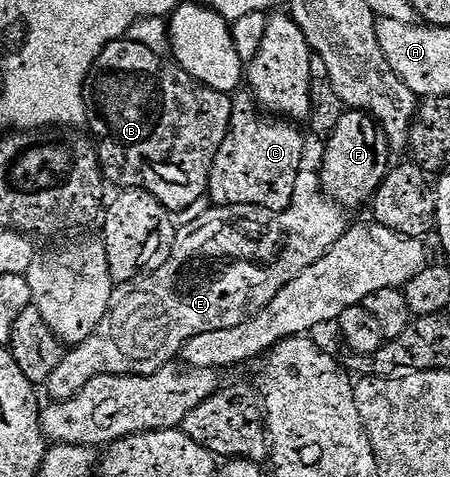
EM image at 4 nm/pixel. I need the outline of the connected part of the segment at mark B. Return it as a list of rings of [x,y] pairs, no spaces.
[[[128,39],[112,41],[95,59],[89,72],[85,108],[95,138],[97,158],[110,186],[145,189],[170,211],[185,209],[206,196],[209,172],[217,149],[229,130],[234,98],[199,83],[172,59],[147,51]]]

